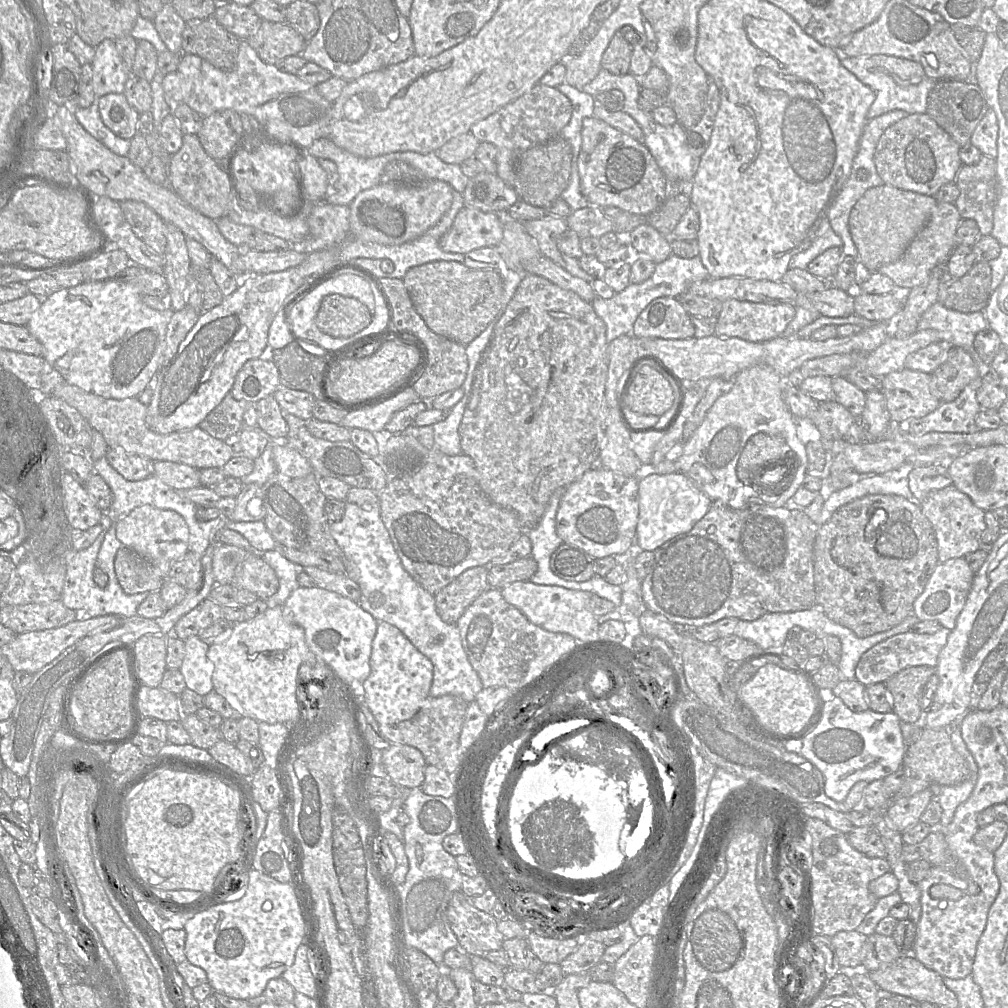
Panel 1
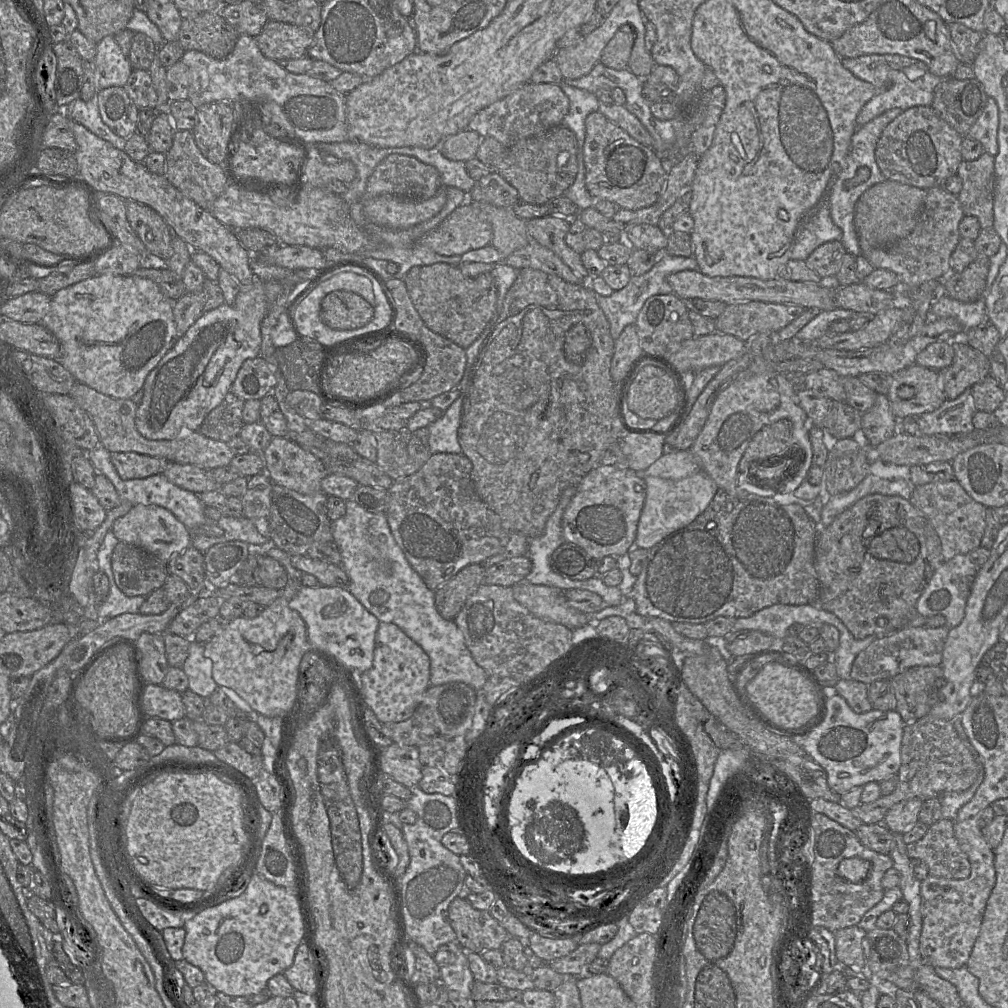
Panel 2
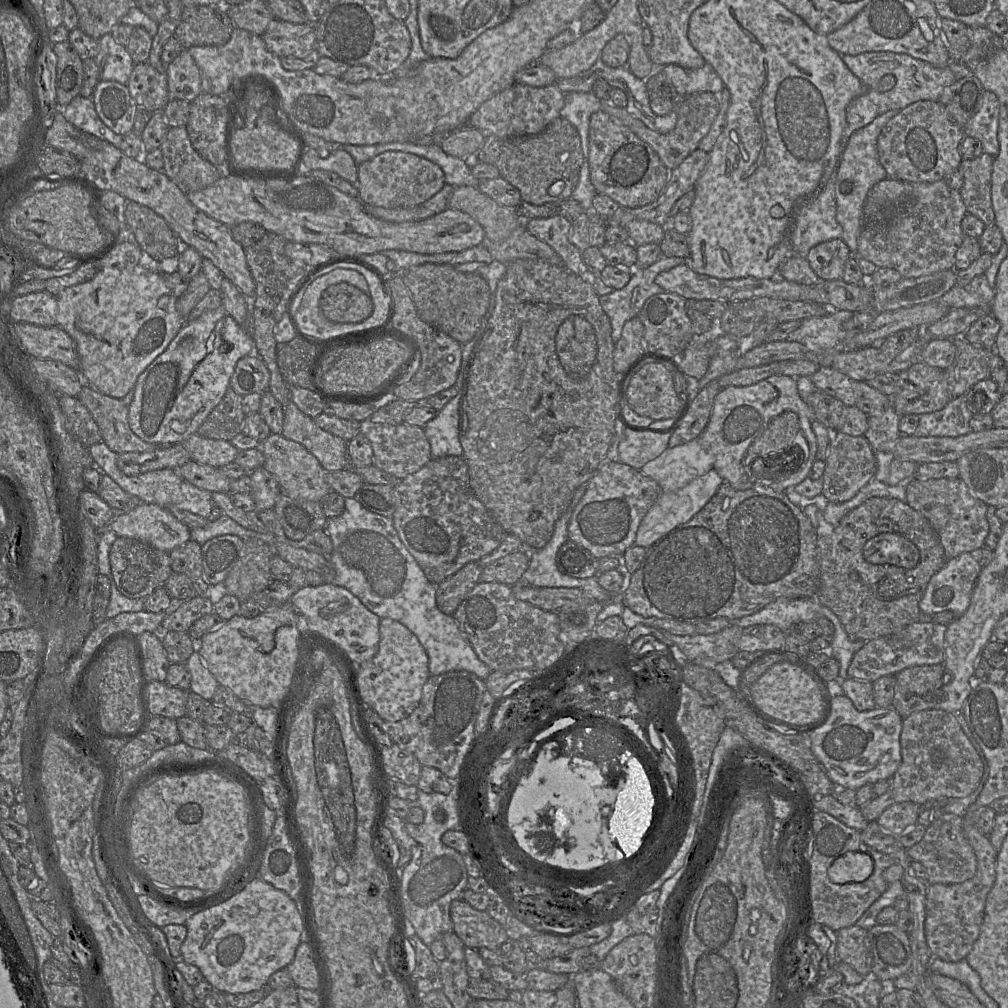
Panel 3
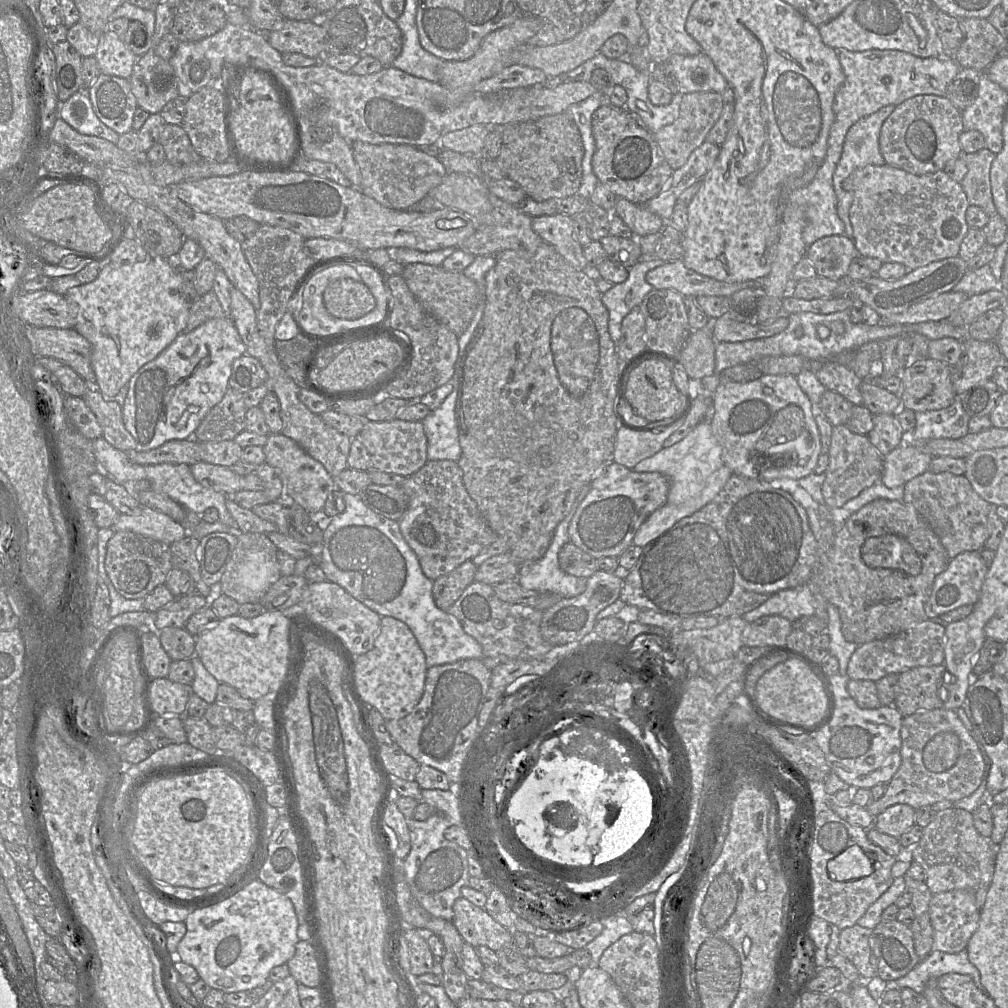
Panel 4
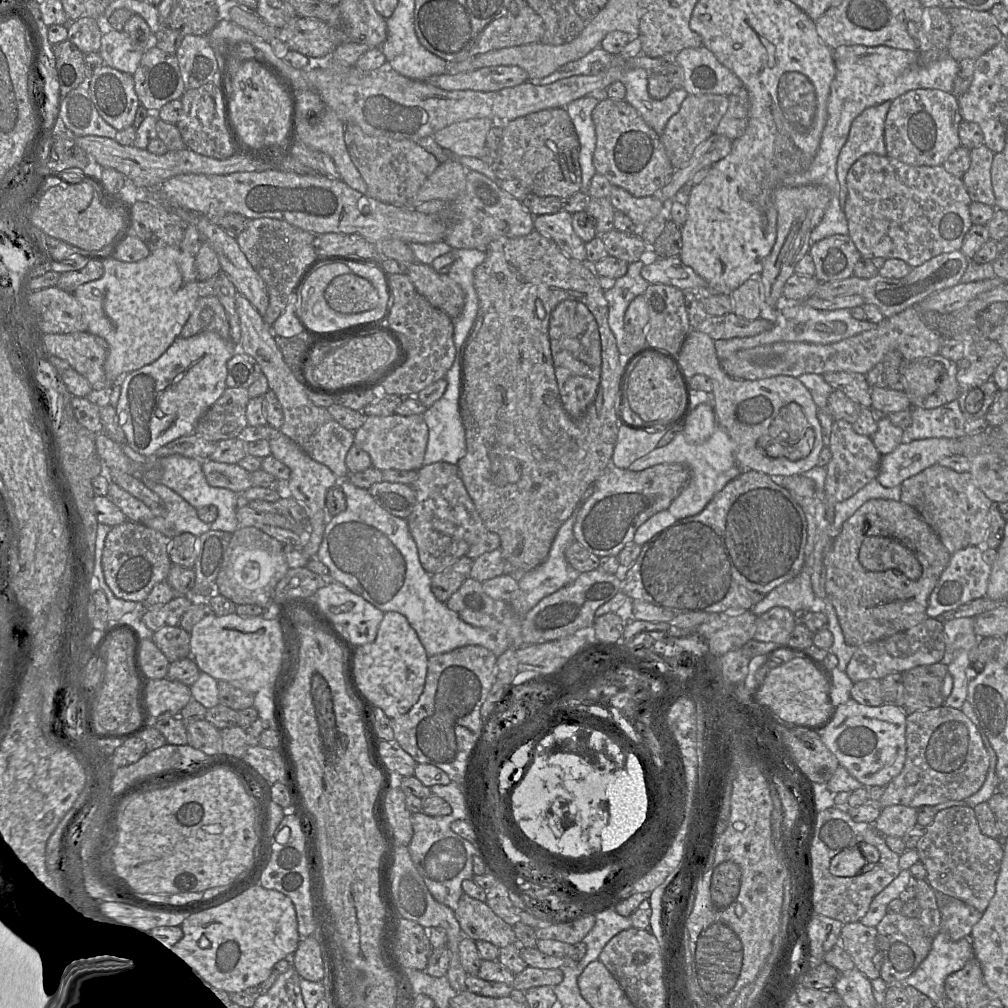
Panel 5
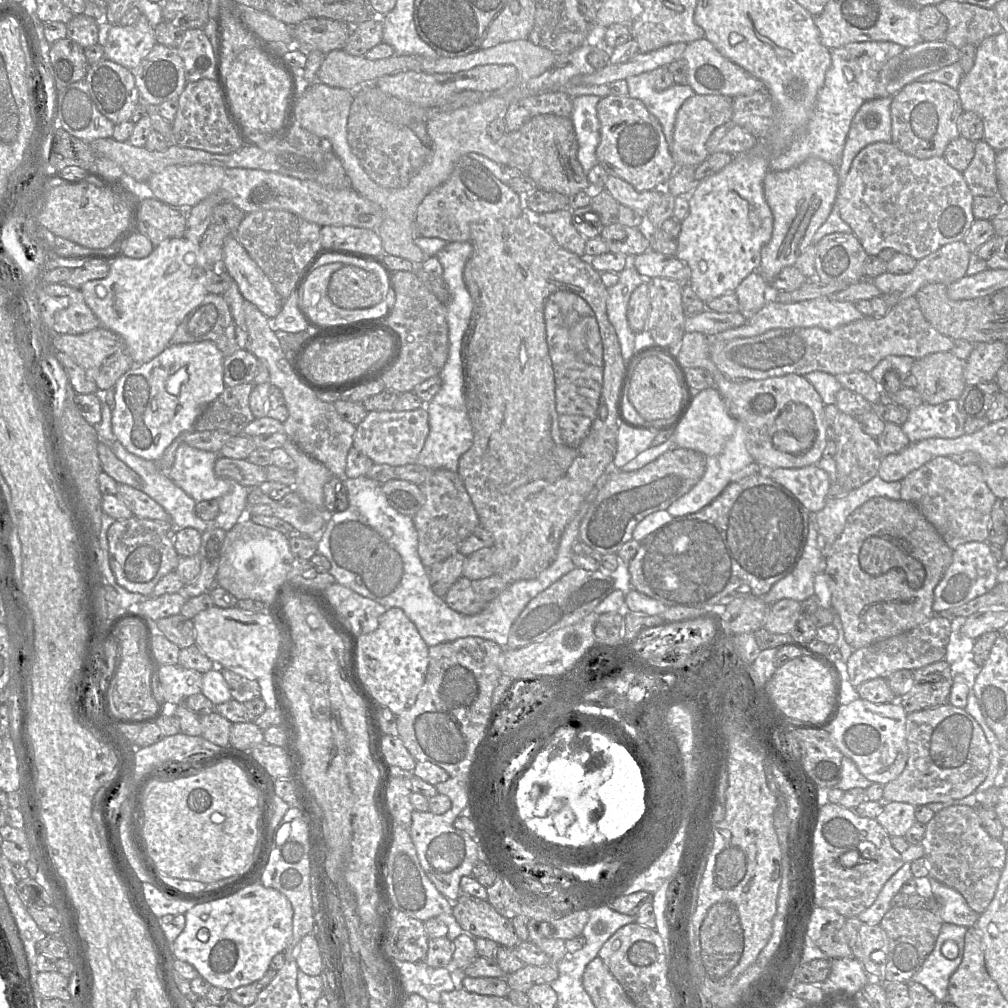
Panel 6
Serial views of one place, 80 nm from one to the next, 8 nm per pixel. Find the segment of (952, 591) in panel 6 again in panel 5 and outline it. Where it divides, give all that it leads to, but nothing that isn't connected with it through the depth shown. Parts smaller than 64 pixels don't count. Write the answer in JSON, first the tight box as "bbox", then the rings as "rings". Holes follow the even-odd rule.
{"bbox":[926,546,991,617],"rings":[[[968,546],[954,552],[930,594],[926,614],[937,617],[974,599],[986,596],[991,565],[983,558],[983,546]]]}

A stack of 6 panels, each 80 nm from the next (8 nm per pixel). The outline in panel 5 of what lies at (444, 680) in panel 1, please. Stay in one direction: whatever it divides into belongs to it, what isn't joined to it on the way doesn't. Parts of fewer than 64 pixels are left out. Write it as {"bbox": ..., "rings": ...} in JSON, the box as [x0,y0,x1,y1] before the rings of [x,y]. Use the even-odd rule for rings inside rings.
{"bbox":[317,479,508,657],"rings":[[[348,479],[339,482],[345,496],[347,508],[333,517],[328,517],[323,540],[317,552],[317,558],[329,569],[329,576],[347,587],[354,594],[386,612],[398,612],[406,617],[424,646],[428,657],[450,652],[467,645],[480,645],[499,657],[508,648],[508,642],[500,634],[491,634],[487,630],[467,624],[445,603],[437,600],[431,590],[431,575],[422,567],[418,549],[412,538],[406,519],[396,517],[383,509],[367,489],[358,488]]]}

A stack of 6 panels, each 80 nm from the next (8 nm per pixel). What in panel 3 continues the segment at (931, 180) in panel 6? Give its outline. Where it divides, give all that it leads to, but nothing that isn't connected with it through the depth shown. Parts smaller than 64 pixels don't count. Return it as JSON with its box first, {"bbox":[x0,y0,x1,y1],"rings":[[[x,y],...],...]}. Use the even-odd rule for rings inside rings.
{"bbox":[855,180,967,278],"rings":[[[944,180],[912,183],[911,197],[902,204],[868,197],[863,207],[858,251],[855,256],[874,263],[878,268],[895,269],[903,278],[916,278],[953,269],[955,254],[965,238],[961,222],[966,214],[967,209],[960,191],[950,188]]]}

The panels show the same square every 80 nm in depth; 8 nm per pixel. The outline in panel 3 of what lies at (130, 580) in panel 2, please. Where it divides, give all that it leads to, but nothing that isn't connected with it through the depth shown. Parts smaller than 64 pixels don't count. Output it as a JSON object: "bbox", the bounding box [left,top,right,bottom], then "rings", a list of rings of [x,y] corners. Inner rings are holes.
{"bbox":[109,537,172,599],"rings":[[[117,537],[113,542],[109,553],[109,563],[117,589],[130,599],[147,598],[157,588],[163,587],[172,573],[169,553],[129,537]]]}

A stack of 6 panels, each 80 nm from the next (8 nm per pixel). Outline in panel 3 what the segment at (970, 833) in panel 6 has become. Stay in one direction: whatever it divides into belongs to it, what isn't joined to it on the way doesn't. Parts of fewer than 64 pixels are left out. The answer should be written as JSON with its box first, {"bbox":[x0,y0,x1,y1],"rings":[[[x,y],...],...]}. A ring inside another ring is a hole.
{"bbox":[906,812,977,884],"rings":[[[941,812],[928,827],[918,843],[906,849],[911,860],[919,861],[928,874],[928,884],[962,883],[974,877],[977,871],[977,858],[963,830],[963,817]]]}

